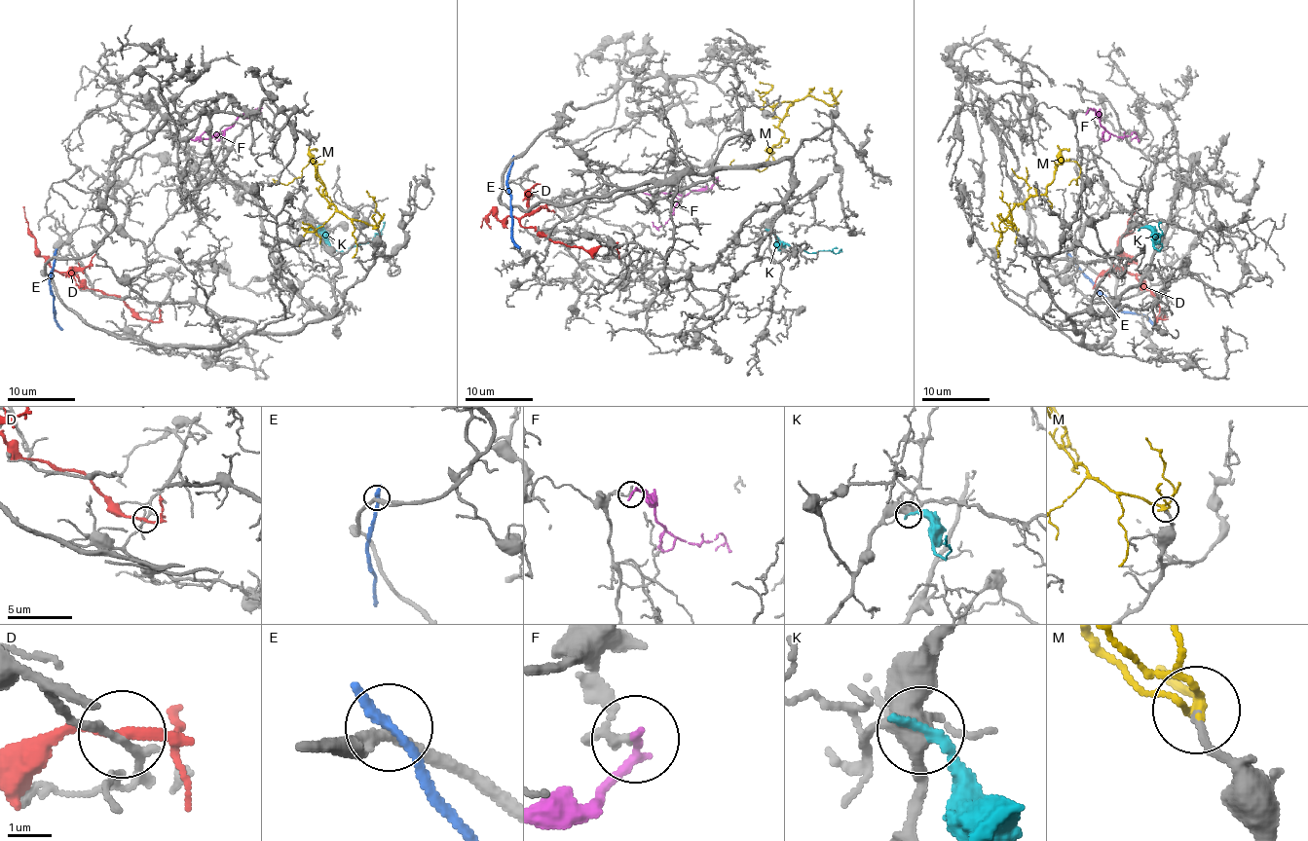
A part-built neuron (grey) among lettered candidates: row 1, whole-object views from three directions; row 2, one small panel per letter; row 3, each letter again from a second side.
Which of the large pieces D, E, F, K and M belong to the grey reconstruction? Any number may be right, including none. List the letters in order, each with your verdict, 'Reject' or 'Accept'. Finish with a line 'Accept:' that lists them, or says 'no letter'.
D: Reject
E: Reject
F: Reject
K: Reject
M: Accept
Accept: M

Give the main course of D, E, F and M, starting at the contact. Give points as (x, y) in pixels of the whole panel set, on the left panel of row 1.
D: (152, 321), (142, 319), (120, 298), (92, 291), (78, 277), (56, 271), (35, 246), (23, 206)
E: (54, 255), (51, 277), (54, 321), (62, 330)
F: (260, 112), (243, 115), (221, 133), (212, 137), (206, 131), (194, 140)
M: (377, 228), (350, 220), (321, 196), (326, 193), (311, 161), (301, 176), (287, 184), (274, 179), (277, 184)

